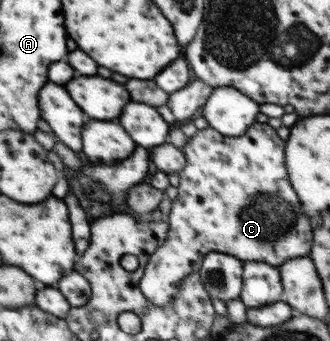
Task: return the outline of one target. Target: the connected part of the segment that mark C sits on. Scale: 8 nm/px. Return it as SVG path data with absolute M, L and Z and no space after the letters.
M268 124L250 126L242 136L223 135L212 127L197 130L181 149L186 165L178 173L178 196L172 201L168 216L169 232L162 250L150 257L141 277L140 287L145 297L156 306L165 307L175 299L178 287L189 274L198 271L209 253L234 255L242 261L270 262L280 267L293 257L308 257L313 248L313 227L304 216L300 200L292 190L284 166L284 140Z

